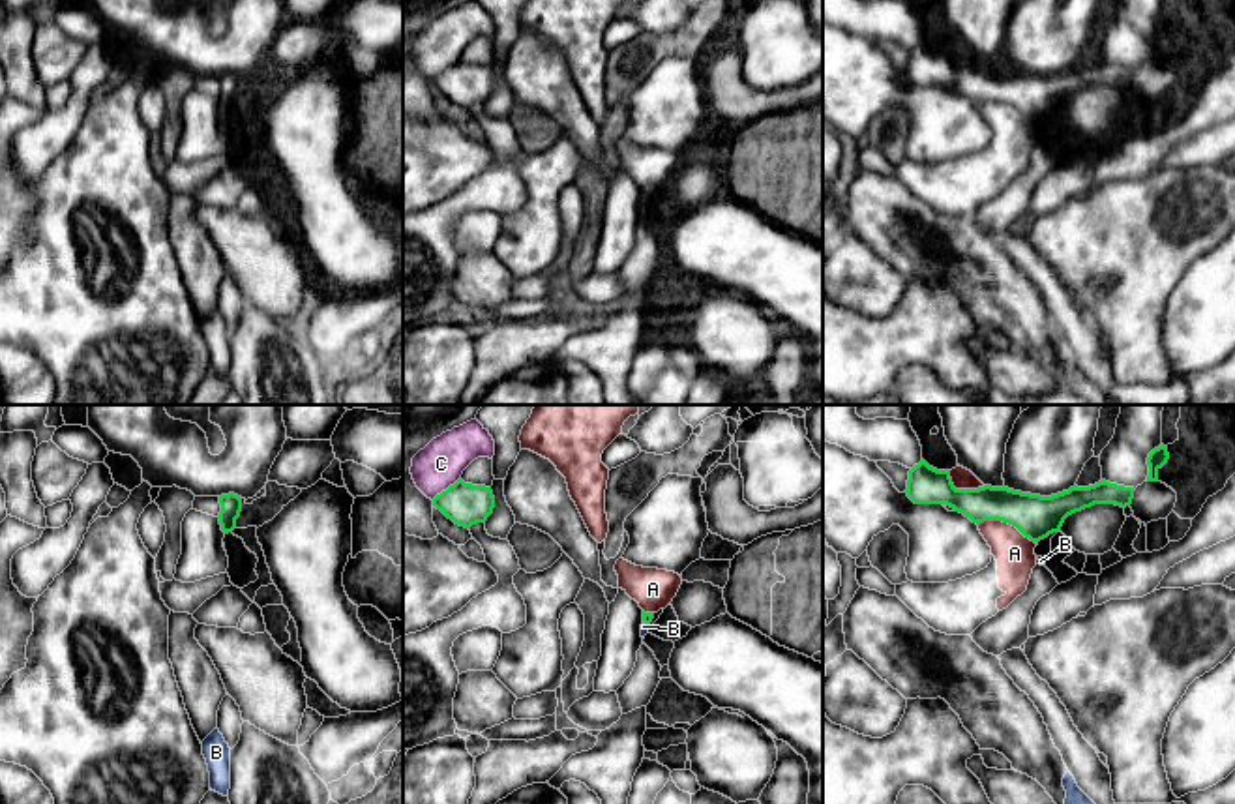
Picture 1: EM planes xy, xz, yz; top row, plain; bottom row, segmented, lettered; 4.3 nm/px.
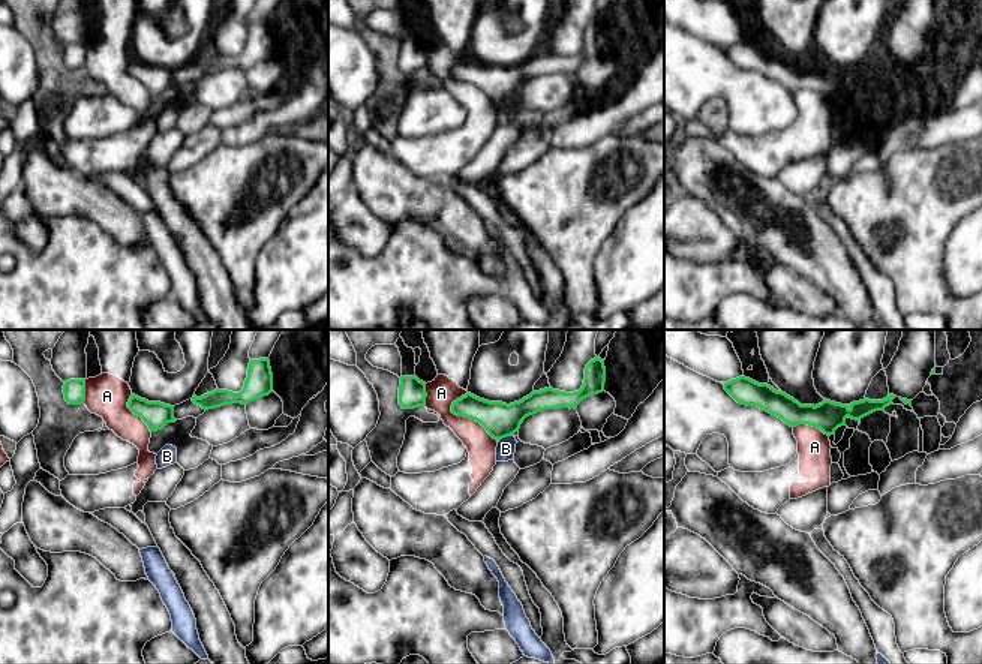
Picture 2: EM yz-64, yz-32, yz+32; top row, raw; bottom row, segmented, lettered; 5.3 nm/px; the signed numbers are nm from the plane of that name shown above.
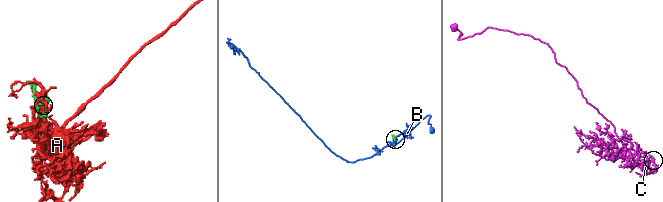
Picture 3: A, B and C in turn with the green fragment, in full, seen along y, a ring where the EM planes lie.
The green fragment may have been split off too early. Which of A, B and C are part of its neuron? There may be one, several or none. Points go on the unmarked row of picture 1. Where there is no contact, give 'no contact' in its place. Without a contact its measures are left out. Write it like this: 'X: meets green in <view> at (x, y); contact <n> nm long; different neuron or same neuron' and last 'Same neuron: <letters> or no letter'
A: meets green in yz at (1007, 102); contact 260 nm long; different neuron
B: meets green in xz at (647, 203); contact 40 nm long; different neuron
C: meets green in xz at (446, 70); contact 160 nm long; different neuron
Same neuron: no letter

